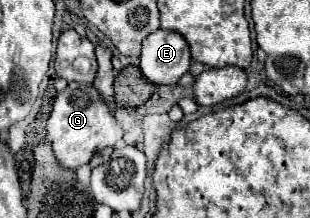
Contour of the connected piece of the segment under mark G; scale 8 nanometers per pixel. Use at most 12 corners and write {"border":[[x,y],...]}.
{"border":[[68,83],[46,139],[66,169],[122,141],[94,85]]}

